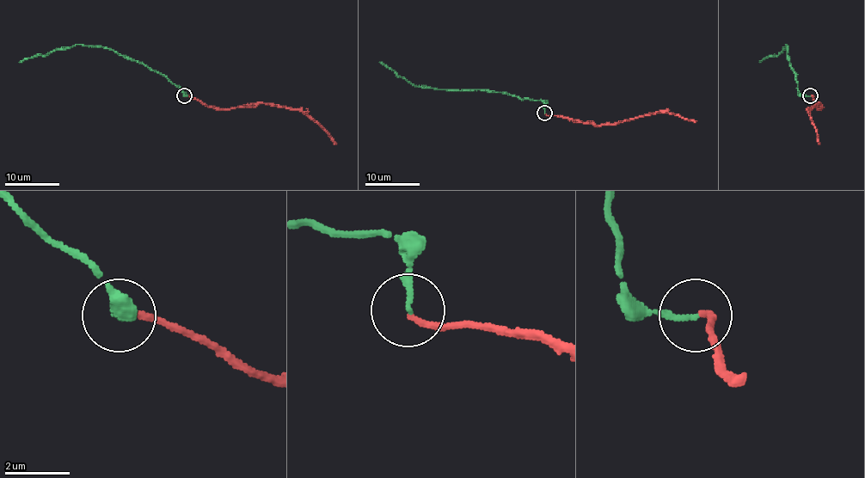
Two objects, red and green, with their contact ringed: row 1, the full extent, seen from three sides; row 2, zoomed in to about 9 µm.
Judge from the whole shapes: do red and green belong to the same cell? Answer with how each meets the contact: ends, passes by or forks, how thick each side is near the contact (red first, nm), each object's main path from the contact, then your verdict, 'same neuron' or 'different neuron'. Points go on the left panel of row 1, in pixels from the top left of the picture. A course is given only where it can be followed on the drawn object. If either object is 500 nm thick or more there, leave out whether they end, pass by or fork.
red ends | green ends | 190/160 nm | red via (185, 96), (220, 108), (267, 103), (299, 110), (313, 119), (336, 144) | green via (185, 96), (180, 89), (162, 74), (102, 47), (75, 44), (19, 62) | different neuron

